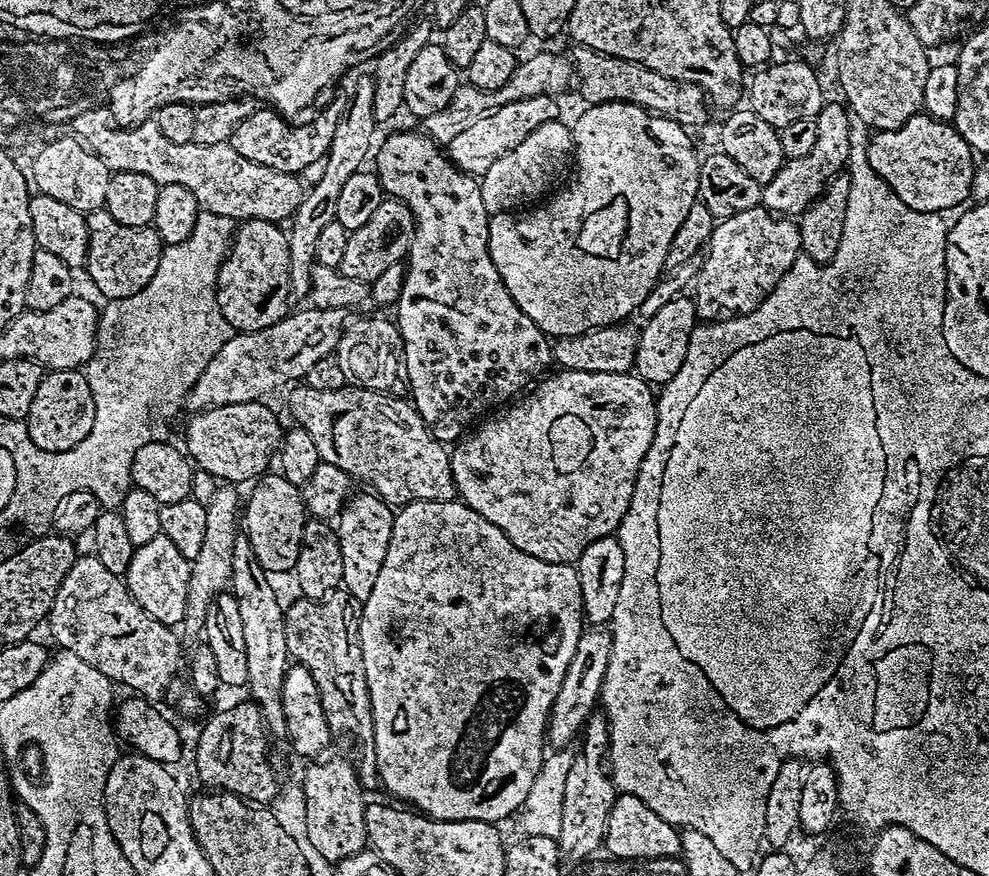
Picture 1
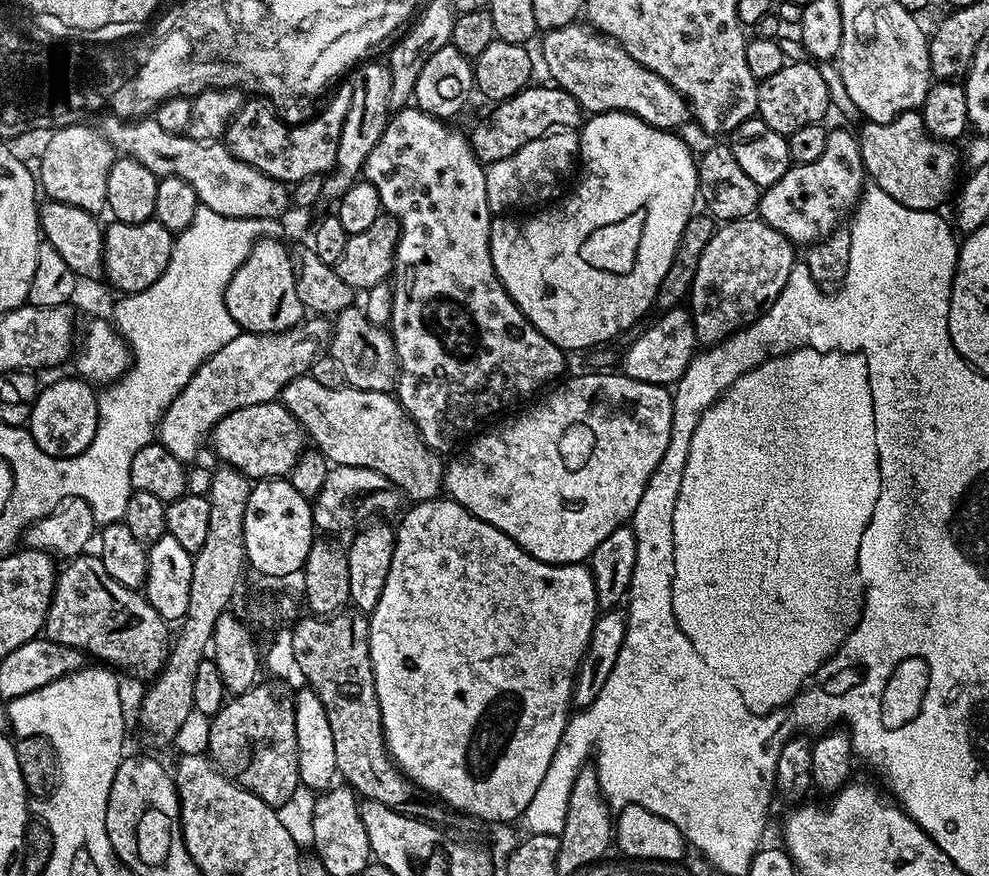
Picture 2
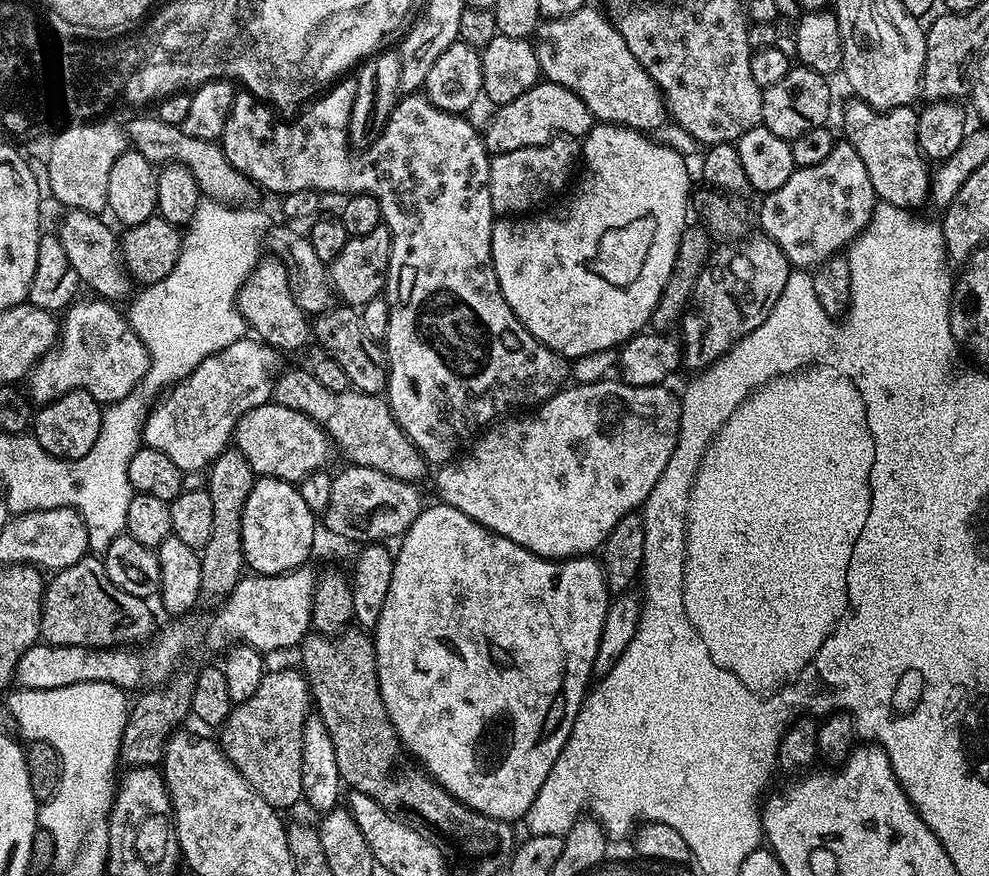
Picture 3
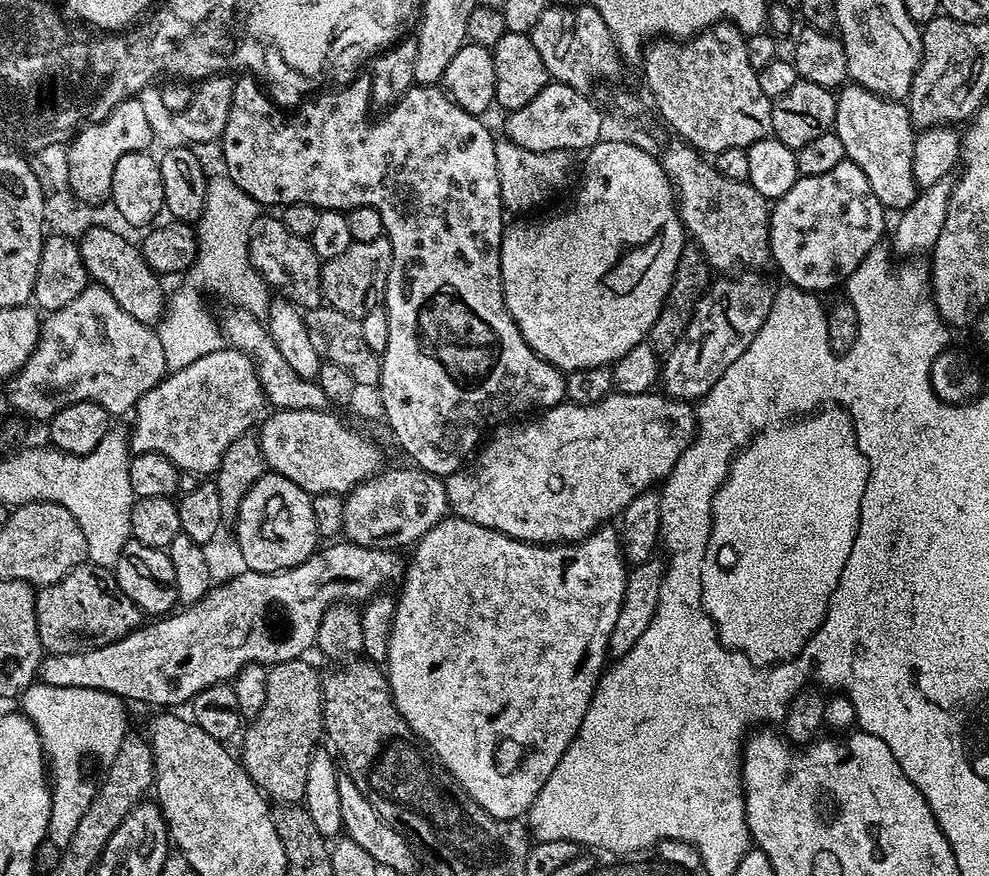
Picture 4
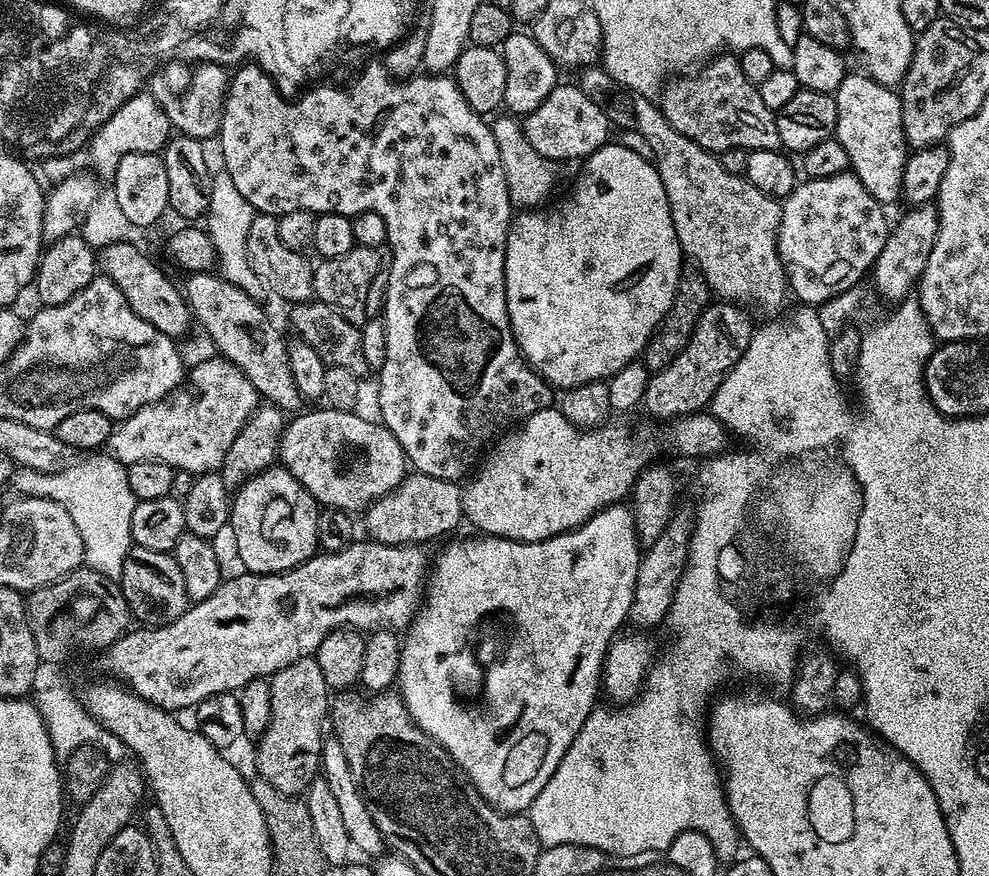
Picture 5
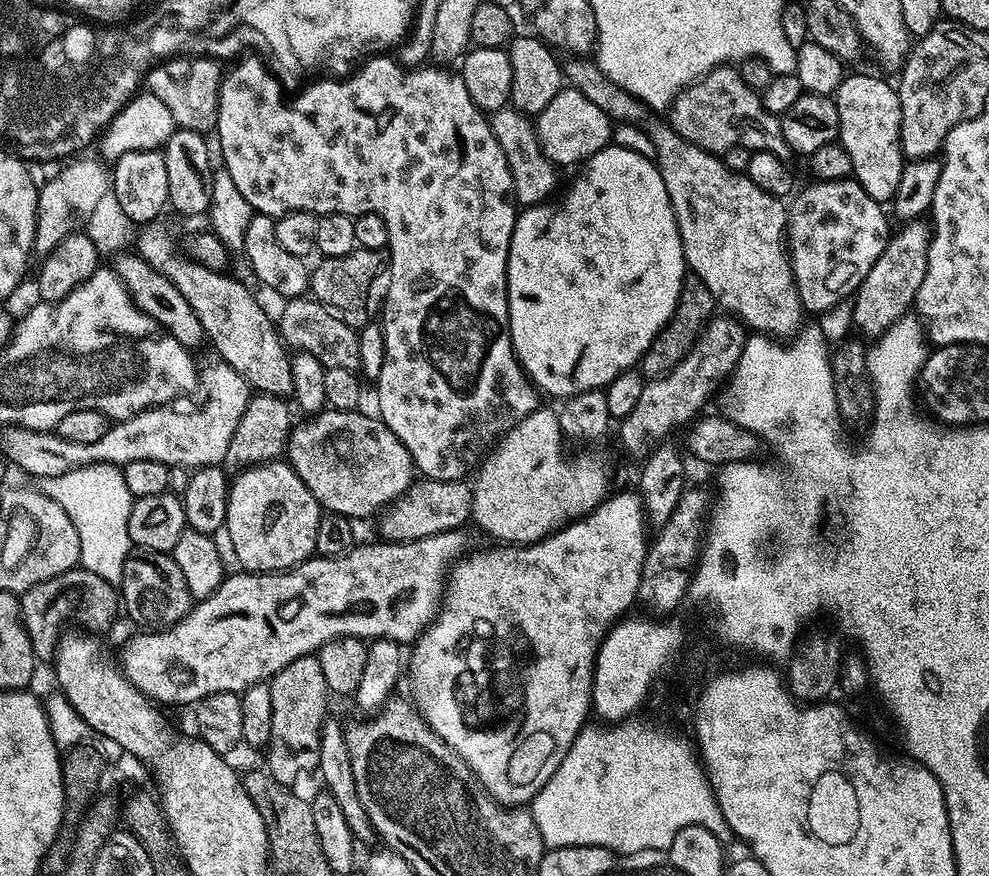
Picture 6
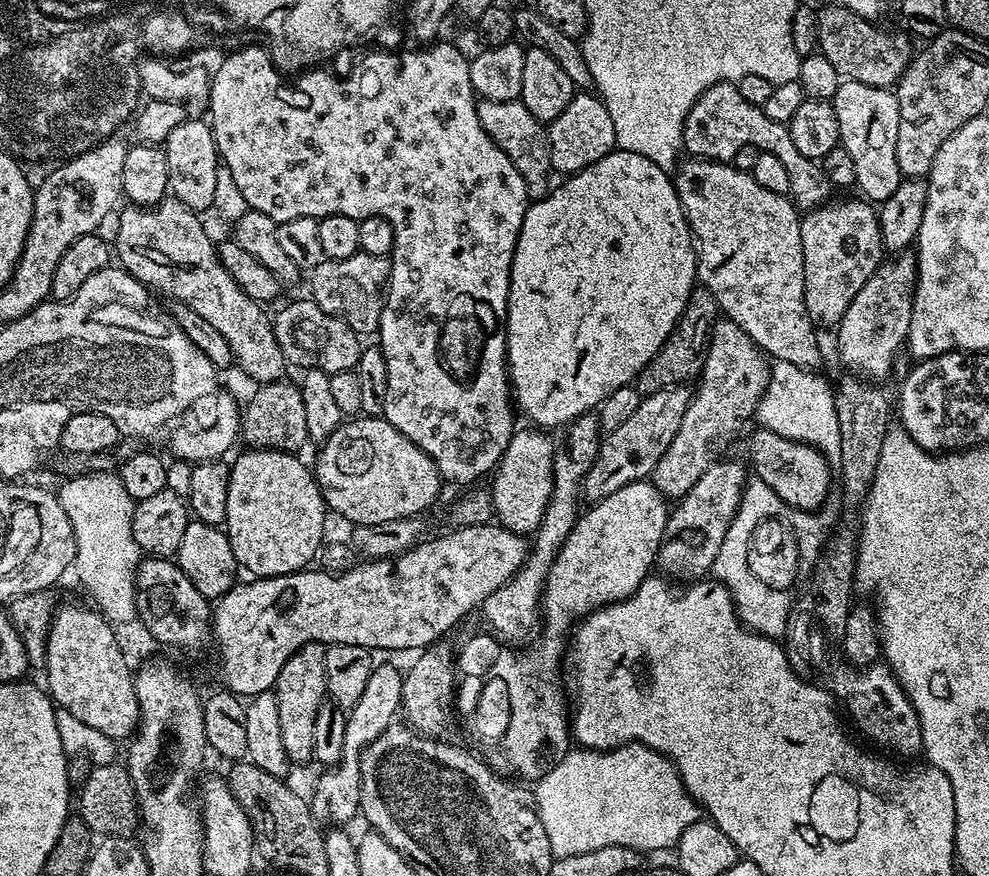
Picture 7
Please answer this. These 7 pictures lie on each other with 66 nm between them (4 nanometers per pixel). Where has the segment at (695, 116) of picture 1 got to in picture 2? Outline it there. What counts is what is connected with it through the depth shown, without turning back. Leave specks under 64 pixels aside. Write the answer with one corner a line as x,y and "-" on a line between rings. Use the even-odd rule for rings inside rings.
573,22
564,28
553,28
545,31
544,36
544,64
548,72
553,76
555,87
569,92
572,97
580,103
585,113
595,114
597,112
629,112
642,122
646,122
655,128
666,128
669,130
680,130
687,120
690,120
690,109
687,100
666,78
658,78
654,70
646,70
642,62
634,62
622,46
618,46
607,36
597,32
595,28
584,22

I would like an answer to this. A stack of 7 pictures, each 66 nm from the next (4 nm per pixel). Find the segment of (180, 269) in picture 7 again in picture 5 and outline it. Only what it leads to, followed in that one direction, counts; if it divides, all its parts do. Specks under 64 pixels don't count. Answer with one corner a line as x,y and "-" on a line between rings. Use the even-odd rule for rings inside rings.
211,271
194,272
187,279
182,284
184,298
195,323
204,327
201,329
214,342
217,353
240,368
260,398
284,409
285,413
295,413
301,407
302,397
290,370
288,344
264,313
263,306
259,304
261,301

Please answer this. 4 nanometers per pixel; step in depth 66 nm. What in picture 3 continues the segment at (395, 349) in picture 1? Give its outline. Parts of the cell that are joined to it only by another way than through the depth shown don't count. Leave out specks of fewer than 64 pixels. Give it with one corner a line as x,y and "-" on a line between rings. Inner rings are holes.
336,306
332,311
317,316
314,320
314,340
325,348
327,359
338,362
346,370
352,388
367,392
369,396
380,396
388,386
388,353
379,340
370,338
362,326
360,312
351,306

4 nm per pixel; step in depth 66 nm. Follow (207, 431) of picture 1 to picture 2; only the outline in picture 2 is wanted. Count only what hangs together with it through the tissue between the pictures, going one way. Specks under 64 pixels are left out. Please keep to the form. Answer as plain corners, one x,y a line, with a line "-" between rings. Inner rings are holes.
279,402
246,406
245,409
234,410
226,414
210,433
210,444
216,451
216,456
229,468
236,468
249,480
267,480
269,478
284,478
291,473
296,464
296,458
306,448
304,428
296,421
294,414
286,410

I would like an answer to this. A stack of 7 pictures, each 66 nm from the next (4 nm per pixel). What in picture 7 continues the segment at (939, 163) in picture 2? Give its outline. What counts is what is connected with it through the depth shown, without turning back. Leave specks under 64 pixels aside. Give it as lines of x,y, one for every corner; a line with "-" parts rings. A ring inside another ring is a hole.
841,80
831,99
838,114
840,143
854,161
855,187
872,202
890,198
902,181
898,170
898,98
892,88
866,86
866,82

